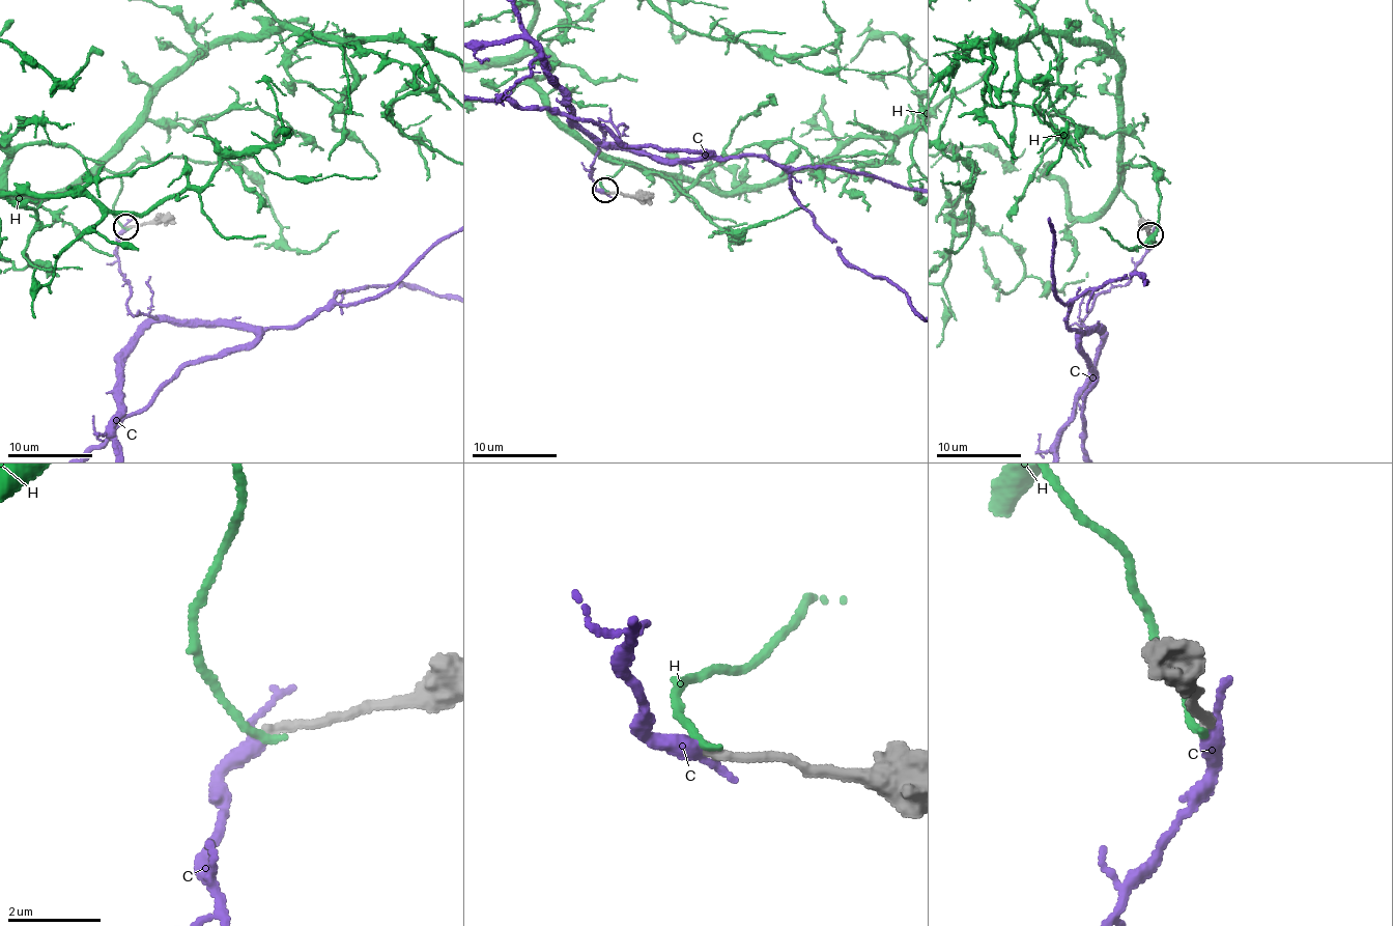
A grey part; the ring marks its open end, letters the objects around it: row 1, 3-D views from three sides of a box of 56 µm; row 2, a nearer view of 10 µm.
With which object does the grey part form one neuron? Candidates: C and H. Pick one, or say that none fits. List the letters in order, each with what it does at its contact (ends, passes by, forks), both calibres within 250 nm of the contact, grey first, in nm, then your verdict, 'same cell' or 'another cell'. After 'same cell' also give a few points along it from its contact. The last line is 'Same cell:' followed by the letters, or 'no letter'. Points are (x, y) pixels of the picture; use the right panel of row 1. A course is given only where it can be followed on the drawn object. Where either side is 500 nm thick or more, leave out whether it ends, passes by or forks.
C: it passes by | 200/280 nm | another cell
H: it ends | 200/160 nm | another cell
Same cell: no letter

